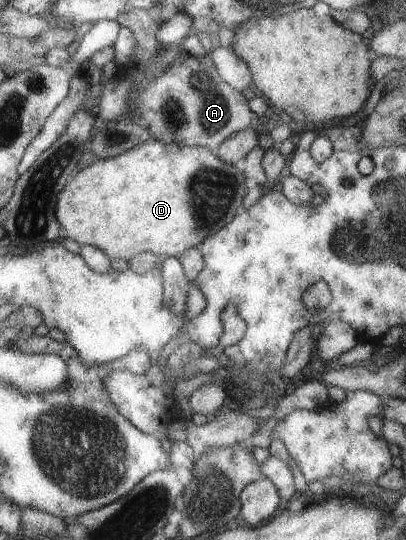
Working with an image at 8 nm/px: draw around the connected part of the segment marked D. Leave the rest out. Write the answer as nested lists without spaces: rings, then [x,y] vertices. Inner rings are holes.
[[[154,139],[116,158],[98,160],[76,174],[58,197],[57,217],[63,236],[81,245],[96,246],[113,259],[122,258],[129,262],[142,253],[179,257],[229,225],[242,210],[250,187],[242,165],[224,162],[216,151],[200,145],[180,146]]]

